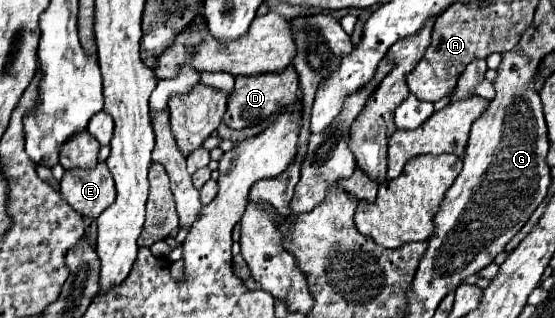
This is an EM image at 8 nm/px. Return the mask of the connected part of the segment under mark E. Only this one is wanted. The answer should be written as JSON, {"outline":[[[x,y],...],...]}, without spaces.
{"outline":[[[105,163],[93,169],[65,171],[61,197],[83,217],[97,219],[115,201],[115,183]]]}

